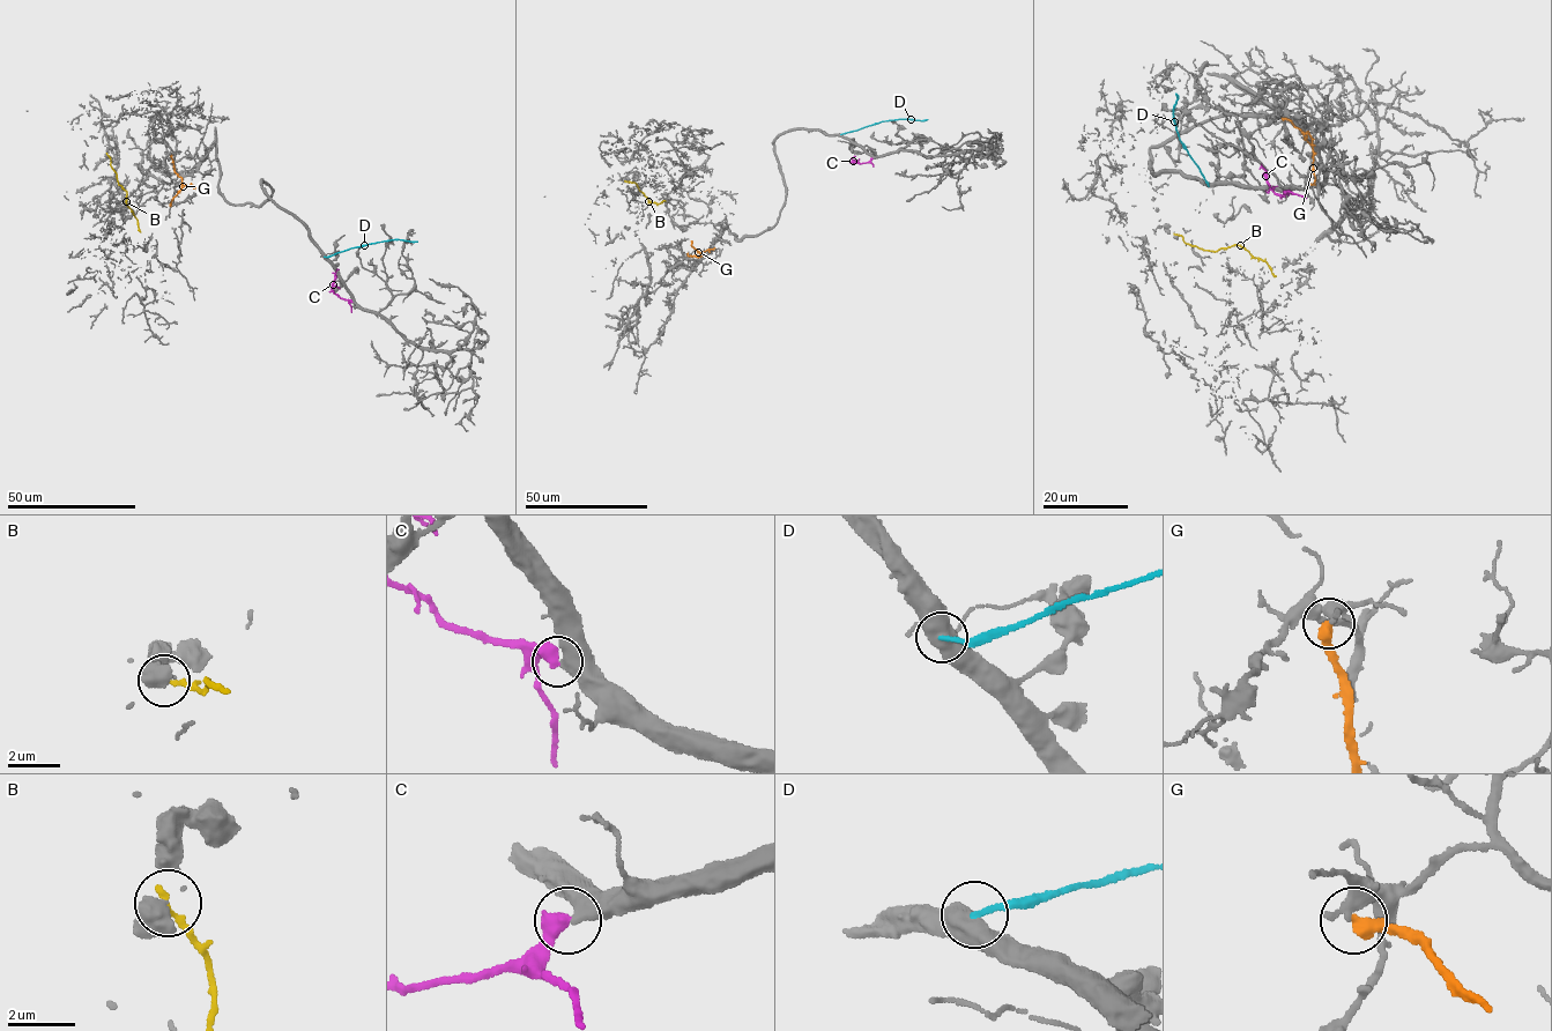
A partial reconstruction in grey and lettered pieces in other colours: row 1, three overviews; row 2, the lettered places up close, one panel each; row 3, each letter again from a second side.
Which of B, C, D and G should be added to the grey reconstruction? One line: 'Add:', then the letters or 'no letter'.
Add: no letter

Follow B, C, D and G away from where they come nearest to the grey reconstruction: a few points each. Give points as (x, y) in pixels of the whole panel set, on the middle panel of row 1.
B: (625, 182), (636, 183), (648, 202), (666, 201)
C: (873, 158), (861, 163), (854, 161)
D: (840, 134), (883, 121), (927, 119)
G: (688, 253), (700, 256), (691, 240)

